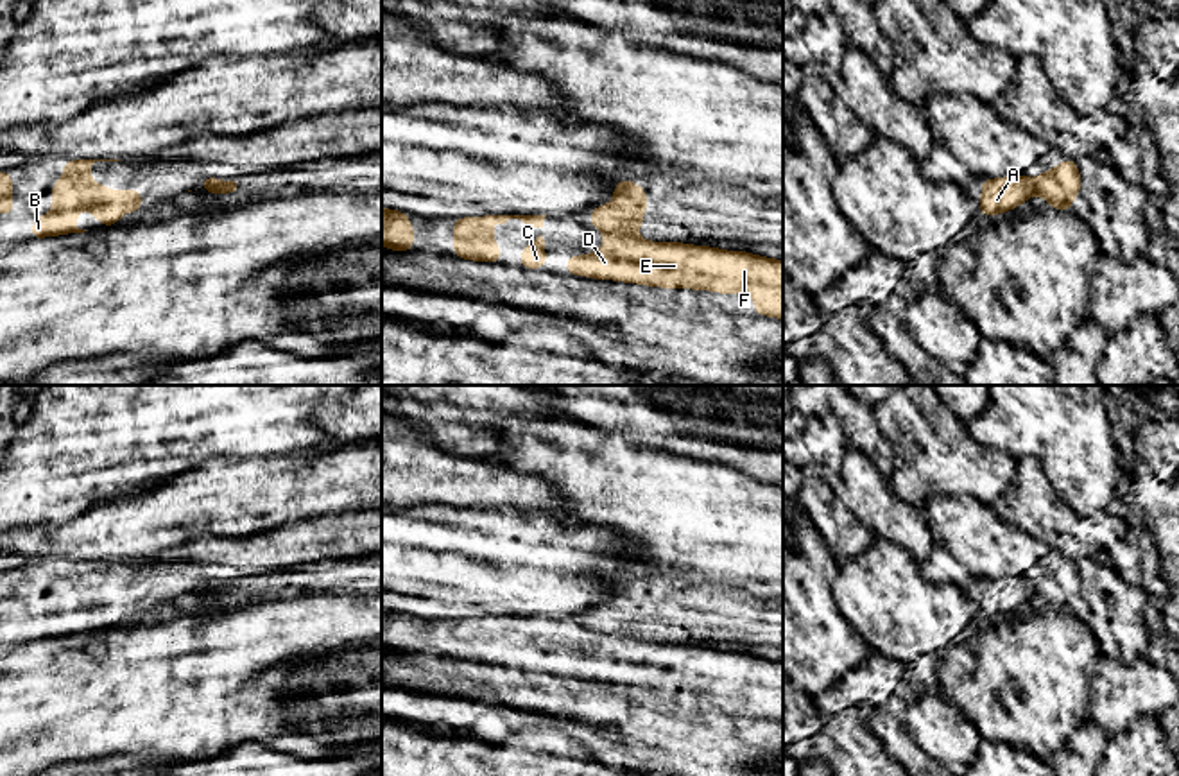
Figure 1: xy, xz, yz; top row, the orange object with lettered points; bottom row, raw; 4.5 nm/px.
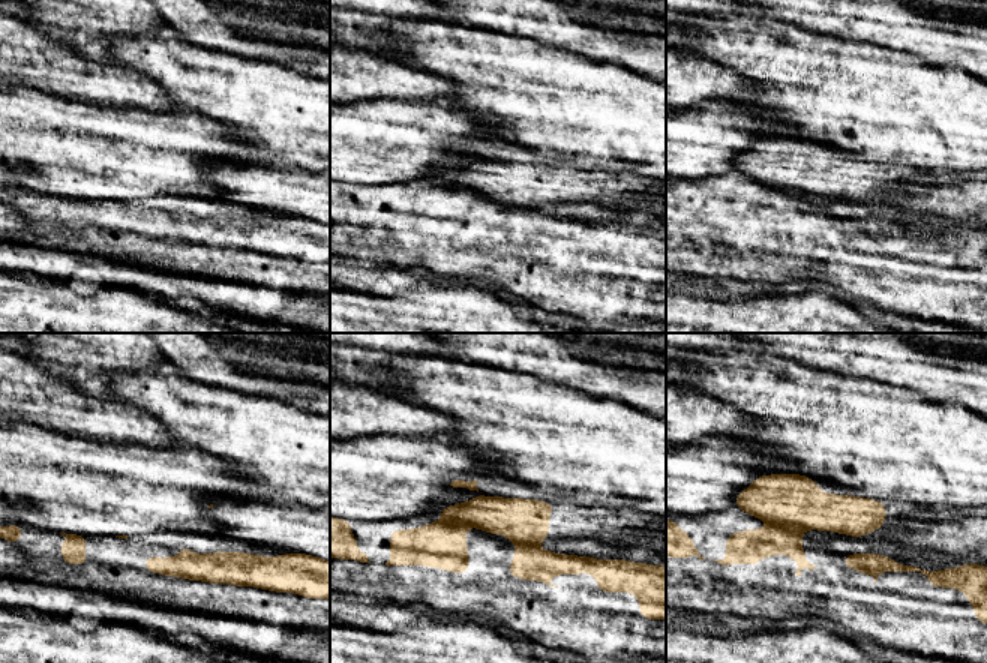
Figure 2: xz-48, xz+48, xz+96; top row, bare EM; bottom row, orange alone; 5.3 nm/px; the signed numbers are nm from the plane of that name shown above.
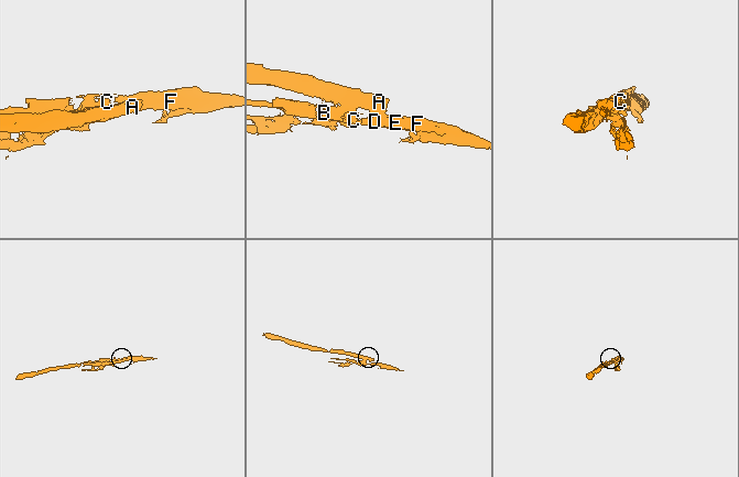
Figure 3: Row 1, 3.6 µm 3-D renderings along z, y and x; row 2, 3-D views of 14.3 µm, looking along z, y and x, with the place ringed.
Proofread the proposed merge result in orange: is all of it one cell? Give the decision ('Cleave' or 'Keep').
Cleave

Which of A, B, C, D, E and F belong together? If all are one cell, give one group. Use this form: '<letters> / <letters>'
A / B C D E F

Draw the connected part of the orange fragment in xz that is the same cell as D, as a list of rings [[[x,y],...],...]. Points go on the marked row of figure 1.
[[[604,231],[604,249],[586,256],[566,254],[563,274],[588,276],[593,280],[616,280],[670,290],[692,289],[719,294],[751,294],[754,315],[783,319],[783,260],[774,260],[747,251],[726,251],[711,246],[686,242],[649,242],[633,235]]]

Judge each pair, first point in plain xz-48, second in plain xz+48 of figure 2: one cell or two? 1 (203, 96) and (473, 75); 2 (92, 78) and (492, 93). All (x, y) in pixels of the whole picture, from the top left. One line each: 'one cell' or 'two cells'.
1: one cell
2: two cells

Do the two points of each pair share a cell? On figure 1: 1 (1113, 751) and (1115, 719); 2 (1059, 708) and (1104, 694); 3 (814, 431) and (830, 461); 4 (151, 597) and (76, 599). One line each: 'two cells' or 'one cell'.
1: two cells
2: two cells
3: one cell
4: one cell

